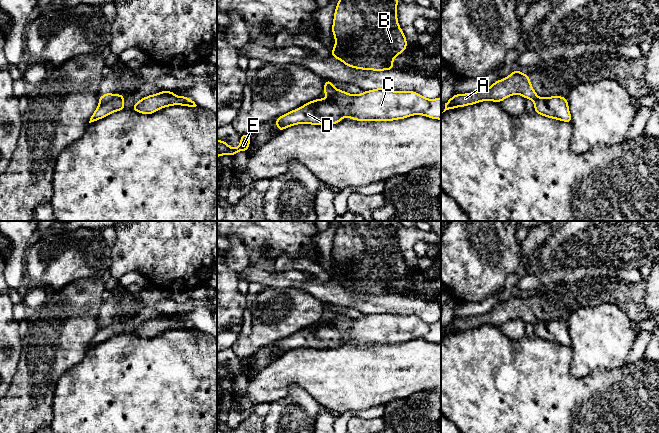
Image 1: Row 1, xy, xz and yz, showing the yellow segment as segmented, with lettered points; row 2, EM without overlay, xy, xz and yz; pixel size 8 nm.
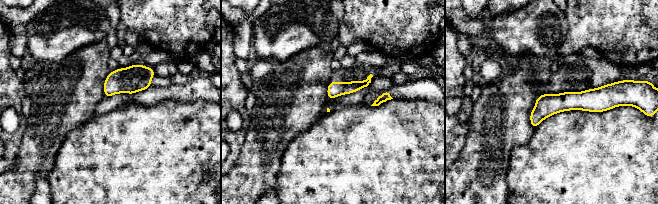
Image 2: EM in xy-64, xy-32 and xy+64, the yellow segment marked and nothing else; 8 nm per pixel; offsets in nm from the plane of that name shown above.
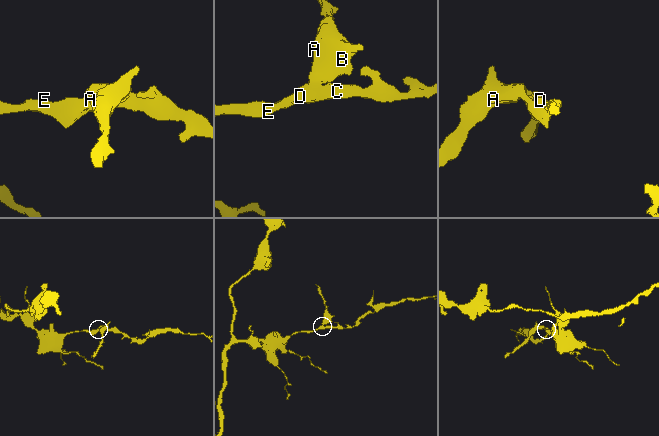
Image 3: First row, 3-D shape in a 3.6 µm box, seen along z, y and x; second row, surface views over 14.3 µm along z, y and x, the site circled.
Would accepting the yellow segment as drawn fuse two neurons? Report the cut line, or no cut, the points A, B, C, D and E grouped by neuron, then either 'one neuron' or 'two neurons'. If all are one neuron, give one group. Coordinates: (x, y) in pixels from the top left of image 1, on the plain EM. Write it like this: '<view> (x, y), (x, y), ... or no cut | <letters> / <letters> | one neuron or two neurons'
xy (122, 322), (112, 322), (100, 327) | A B / C D E | two neurons

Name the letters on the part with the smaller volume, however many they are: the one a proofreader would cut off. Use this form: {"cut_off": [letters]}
{"cut_off": ["A", "B"]}

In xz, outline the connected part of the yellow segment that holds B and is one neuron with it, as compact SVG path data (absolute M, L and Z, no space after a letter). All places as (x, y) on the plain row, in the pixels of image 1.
M340 221L332 249L335 271L331 273L331 279L346 290L355 293L393 294L393 283L407 273L407 263L398 248L396 234L399 225L398 221Z

